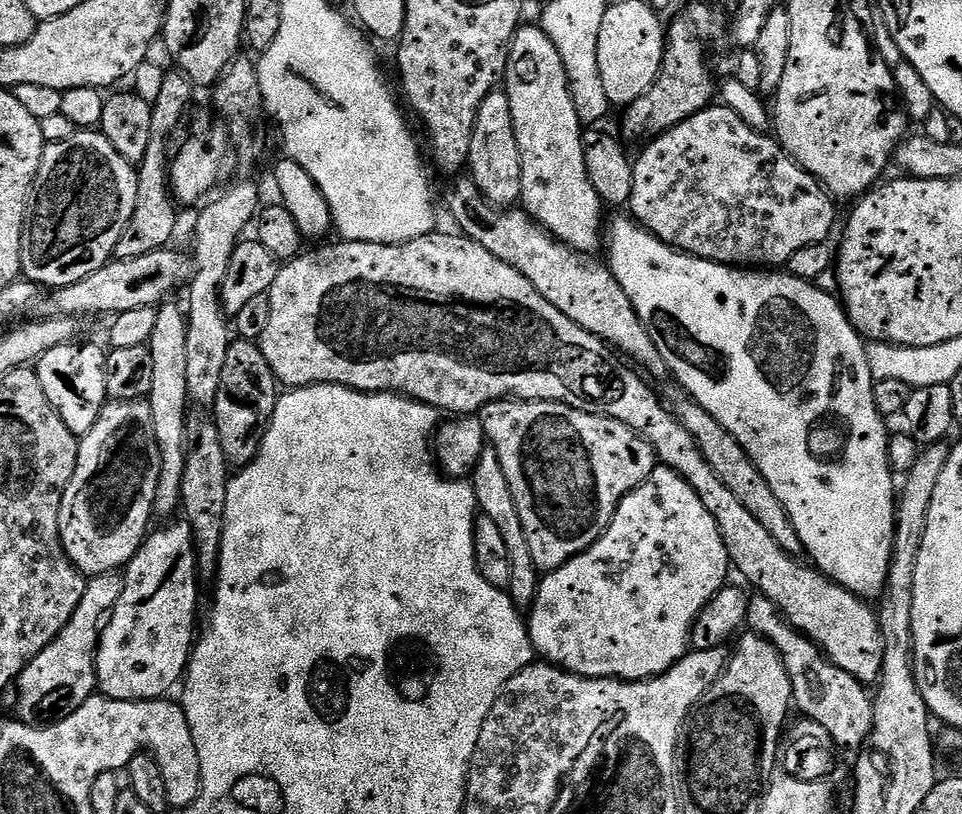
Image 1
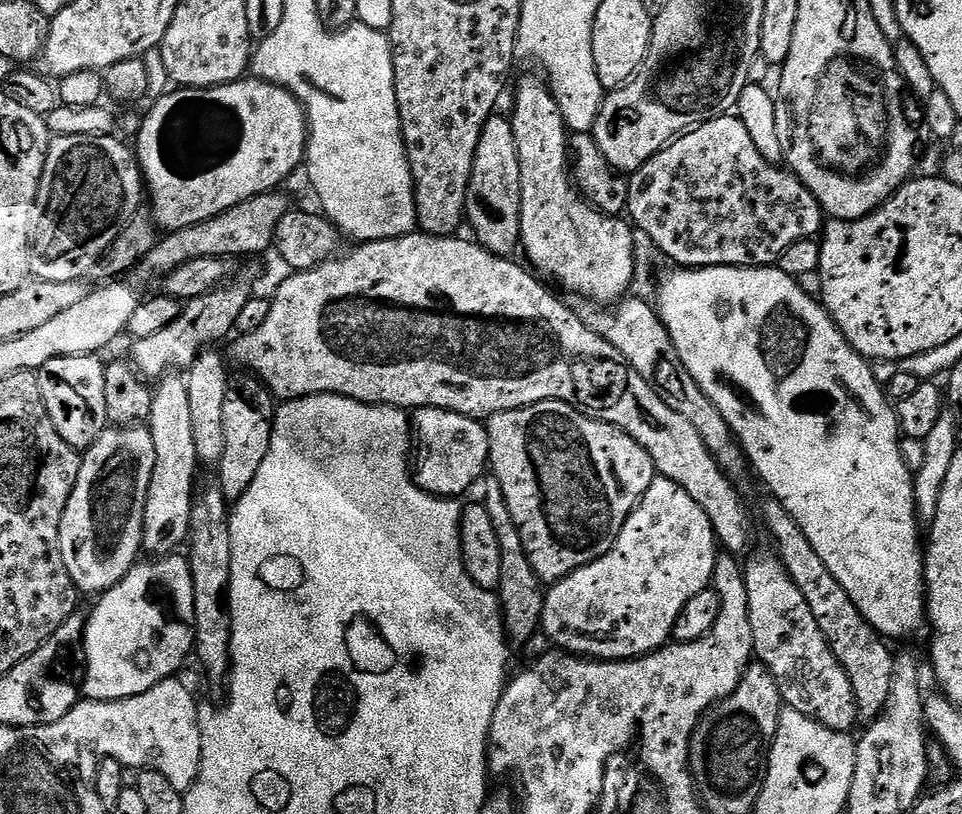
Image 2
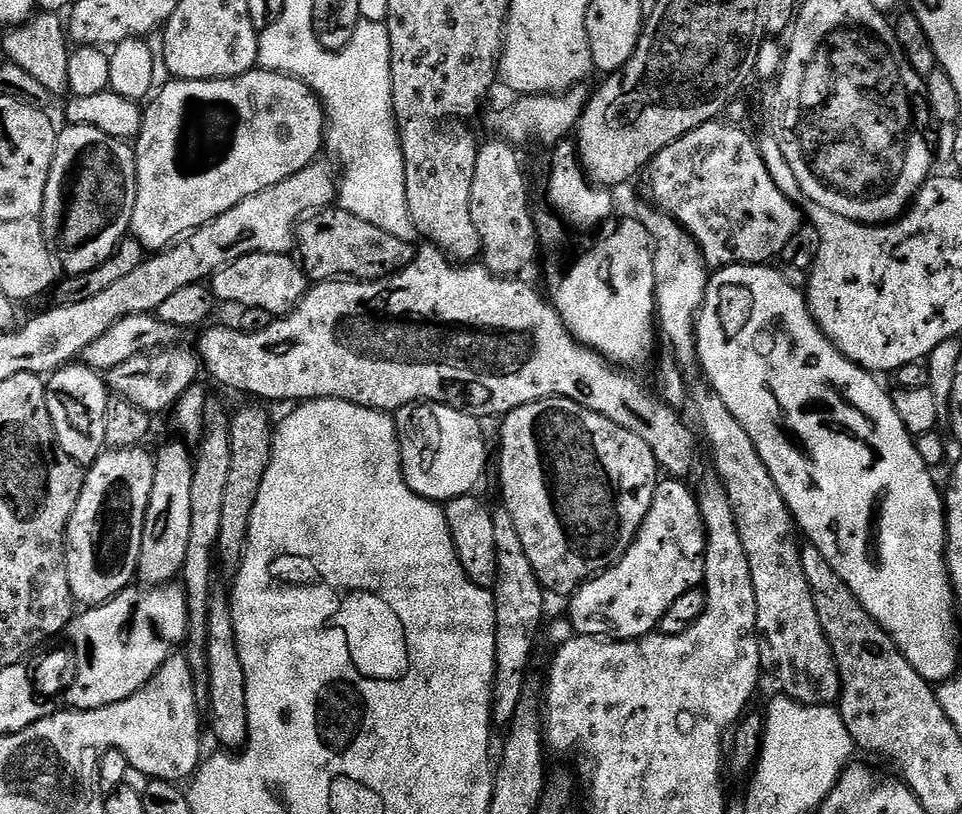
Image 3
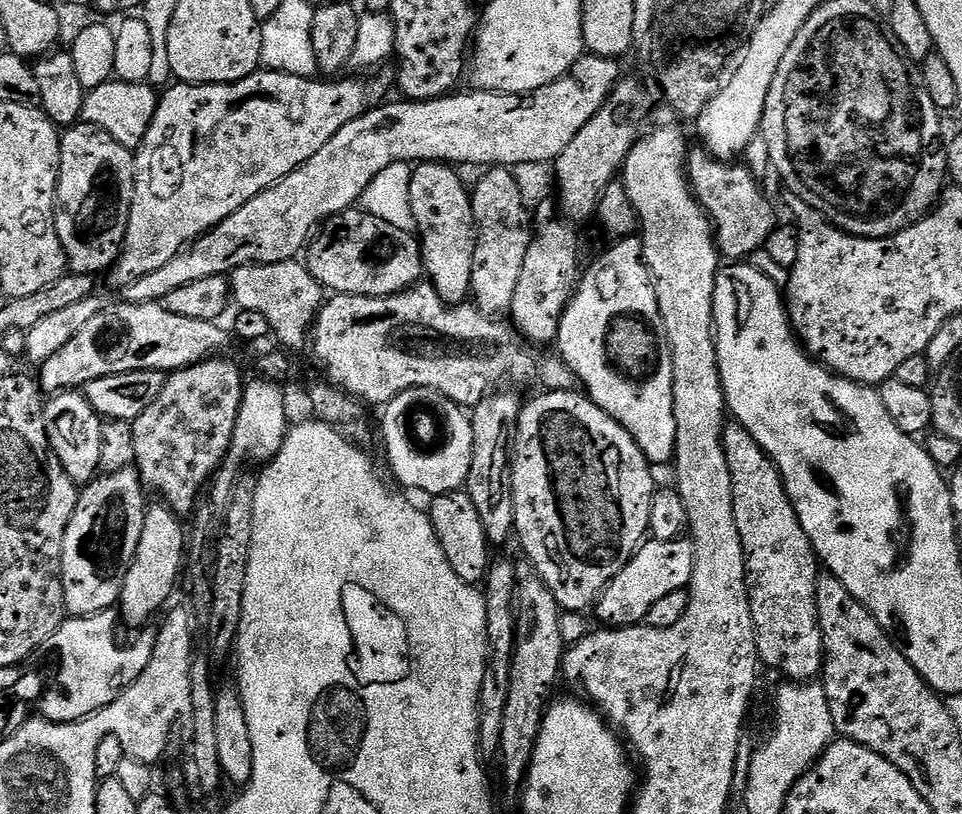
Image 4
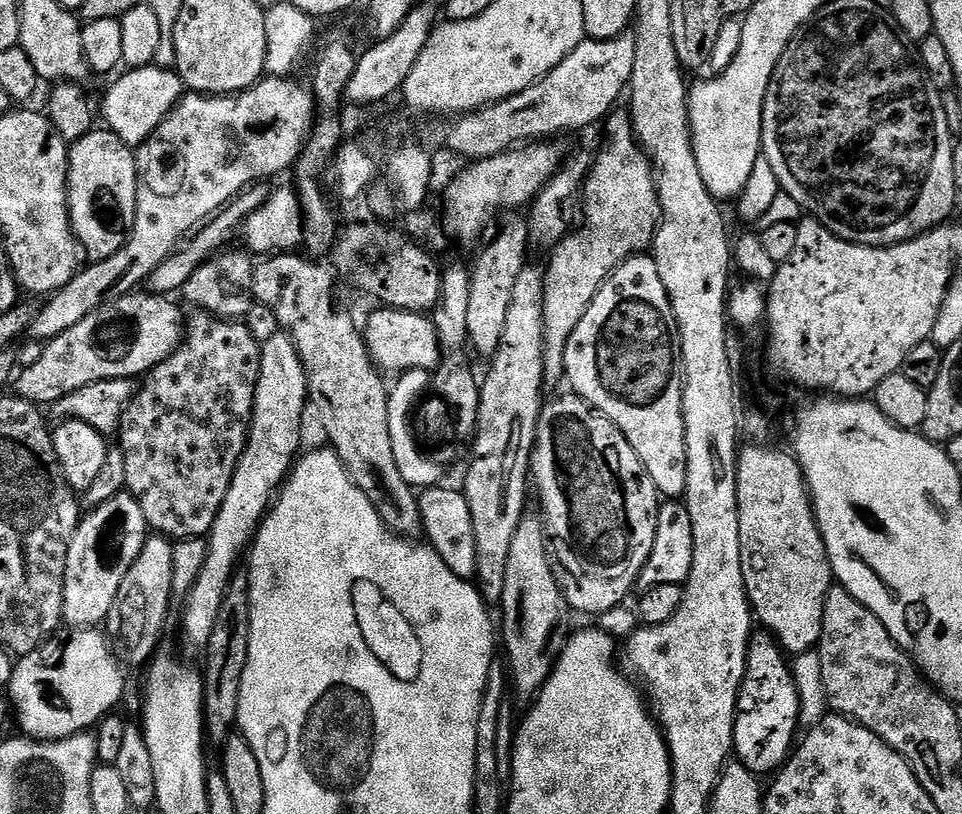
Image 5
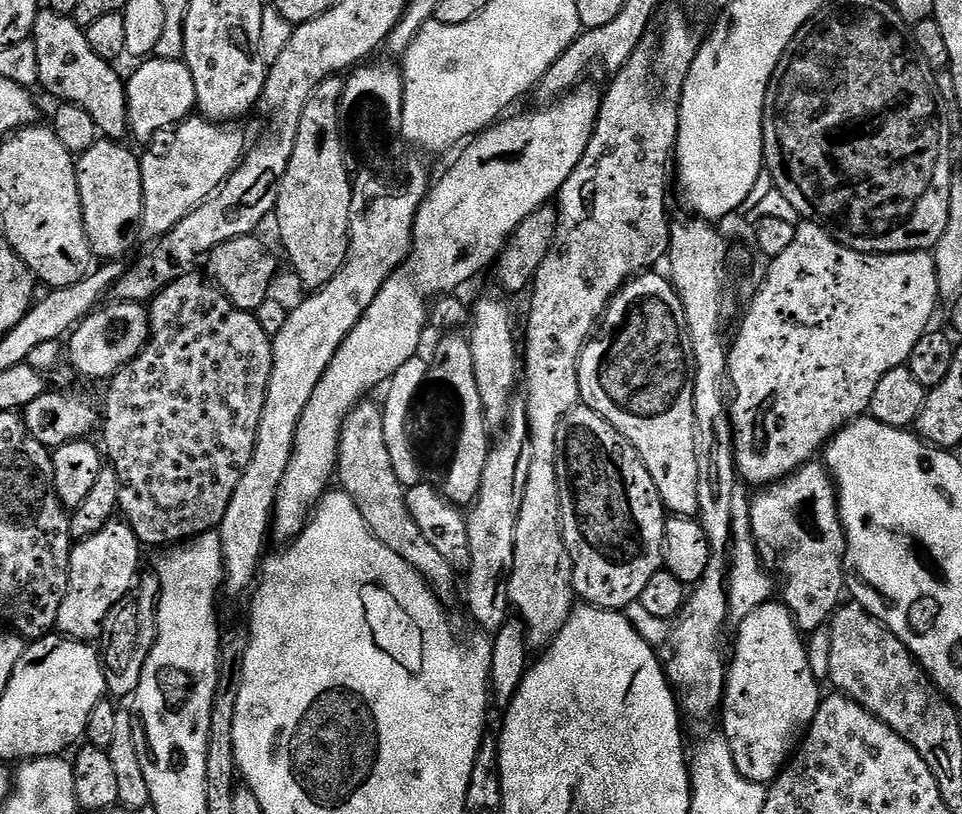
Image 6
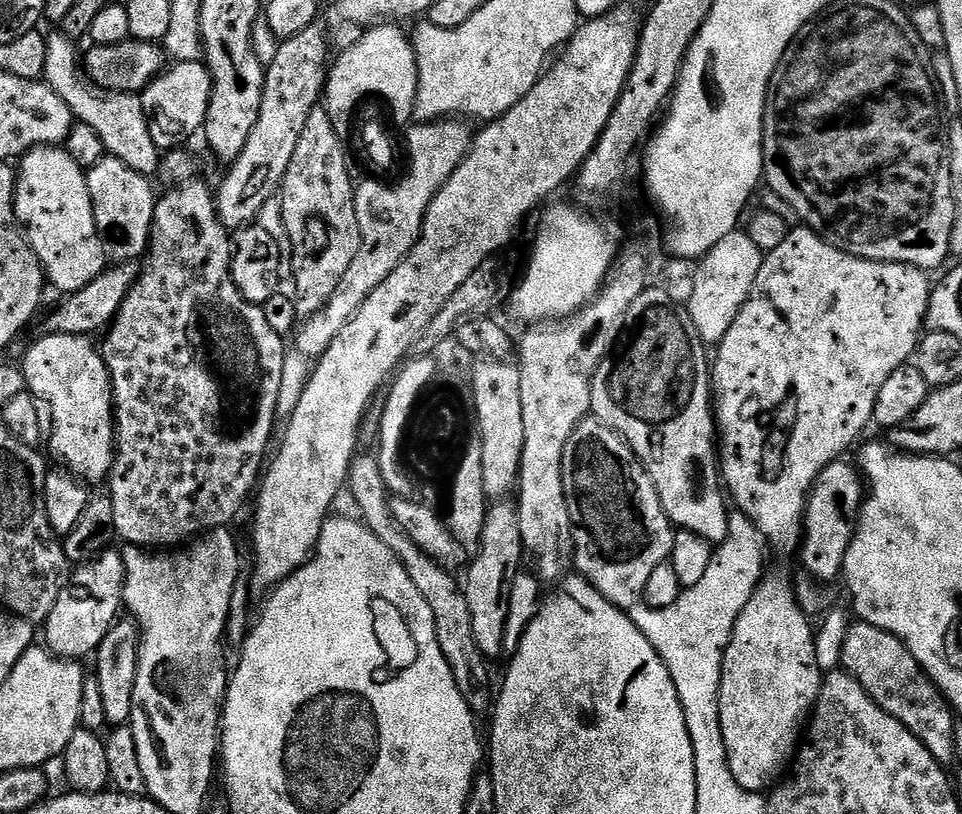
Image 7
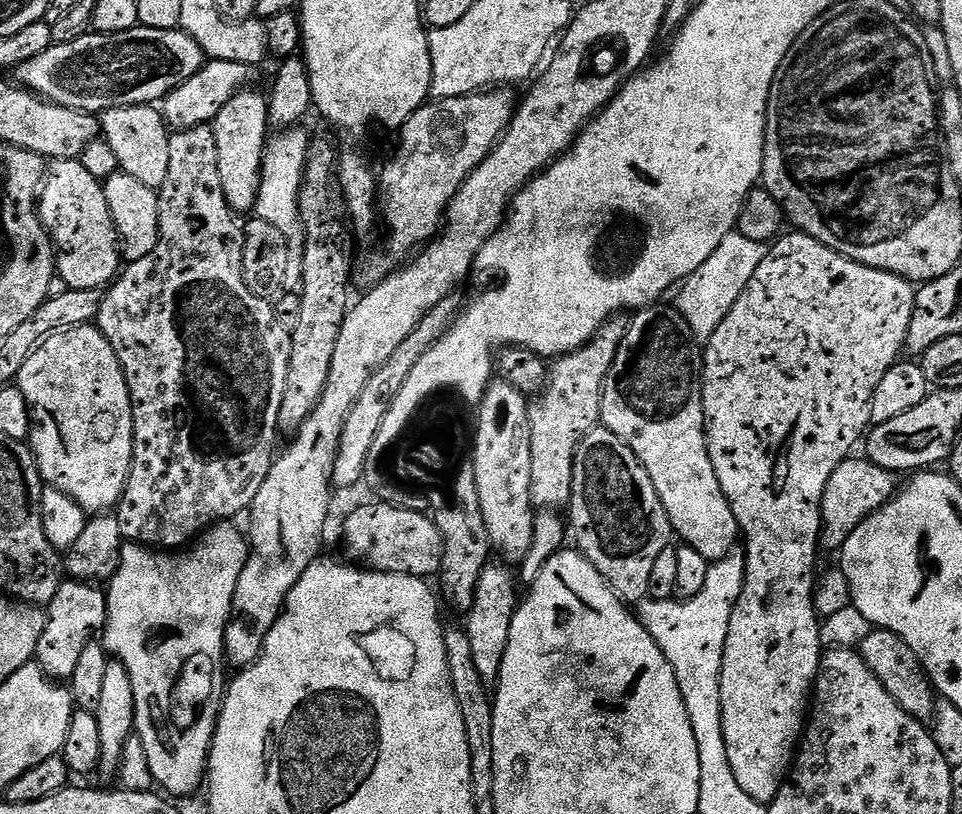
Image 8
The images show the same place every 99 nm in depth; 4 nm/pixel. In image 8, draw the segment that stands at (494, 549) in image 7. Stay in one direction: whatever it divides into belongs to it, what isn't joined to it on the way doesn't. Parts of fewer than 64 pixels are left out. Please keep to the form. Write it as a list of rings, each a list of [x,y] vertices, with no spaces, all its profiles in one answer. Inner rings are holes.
[[[500,562],[489,563],[478,578],[478,590],[474,594],[474,606],[466,614],[466,631],[474,653],[474,663],[482,682],[495,685],[500,679],[502,658],[506,658],[506,646],[510,642],[510,622],[518,603],[518,580],[511,567]]]

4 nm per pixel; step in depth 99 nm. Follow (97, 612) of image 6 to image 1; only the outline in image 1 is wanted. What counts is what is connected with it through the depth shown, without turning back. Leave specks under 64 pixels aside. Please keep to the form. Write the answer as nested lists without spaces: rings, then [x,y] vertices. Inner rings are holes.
[[[138,399],[130,401],[118,400],[105,404],[98,422],[80,440],[80,449],[78,450],[78,462],[74,470],[74,478],[70,478],[70,486],[66,486],[62,506],[58,514],[58,526],[60,527],[60,541],[70,558],[70,562],[79,572],[83,572],[85,577],[91,578],[101,576],[107,572],[114,572],[123,569],[136,556],[140,545],[144,543],[149,535],[150,527],[148,523],[154,517],[154,498],[158,490],[158,478],[160,477],[160,451],[158,450],[158,438],[154,438],[154,418],[148,405],[147,399]]]

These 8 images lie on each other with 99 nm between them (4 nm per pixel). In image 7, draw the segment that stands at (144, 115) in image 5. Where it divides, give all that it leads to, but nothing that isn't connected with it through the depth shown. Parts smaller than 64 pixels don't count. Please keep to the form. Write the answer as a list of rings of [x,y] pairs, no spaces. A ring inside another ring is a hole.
[[[203,62],[173,63],[144,89],[142,99],[144,113],[150,117],[157,144],[167,146],[171,140],[184,140],[195,132],[197,135],[204,127],[212,101],[212,76],[208,65]]]

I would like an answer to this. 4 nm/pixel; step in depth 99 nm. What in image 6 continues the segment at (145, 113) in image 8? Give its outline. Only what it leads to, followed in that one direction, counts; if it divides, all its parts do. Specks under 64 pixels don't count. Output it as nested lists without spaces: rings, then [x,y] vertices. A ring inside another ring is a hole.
[[[41,10],[36,16],[30,39],[38,50],[39,87],[66,104],[77,104],[94,118],[101,137],[117,142],[129,135],[128,90],[125,77],[115,72],[109,61],[98,58],[90,47],[88,33],[79,28],[71,16],[60,12]]]

